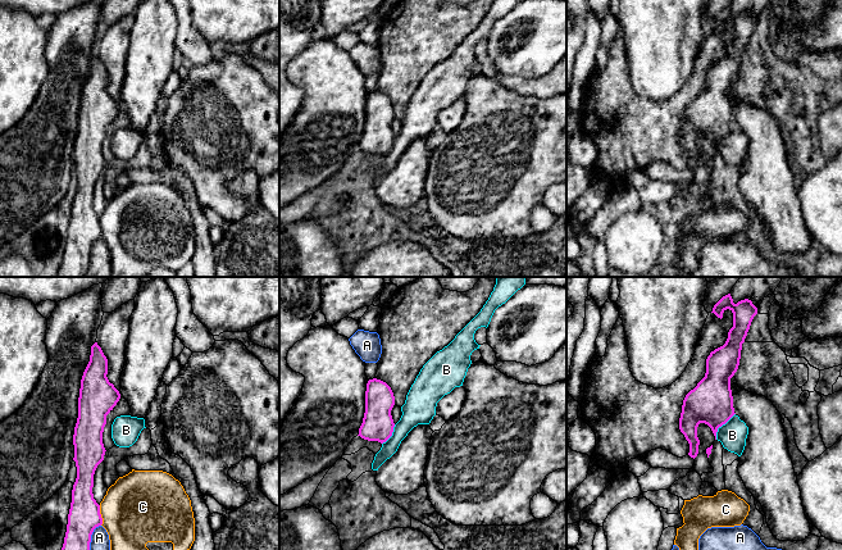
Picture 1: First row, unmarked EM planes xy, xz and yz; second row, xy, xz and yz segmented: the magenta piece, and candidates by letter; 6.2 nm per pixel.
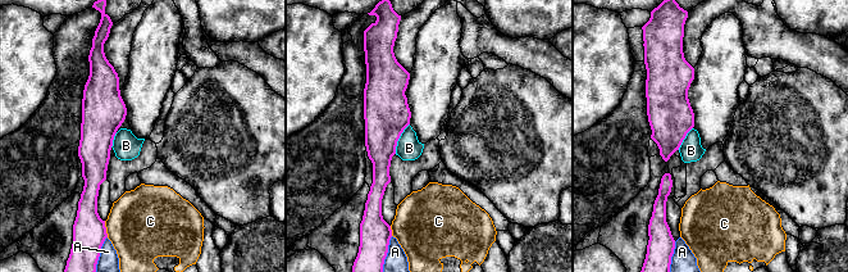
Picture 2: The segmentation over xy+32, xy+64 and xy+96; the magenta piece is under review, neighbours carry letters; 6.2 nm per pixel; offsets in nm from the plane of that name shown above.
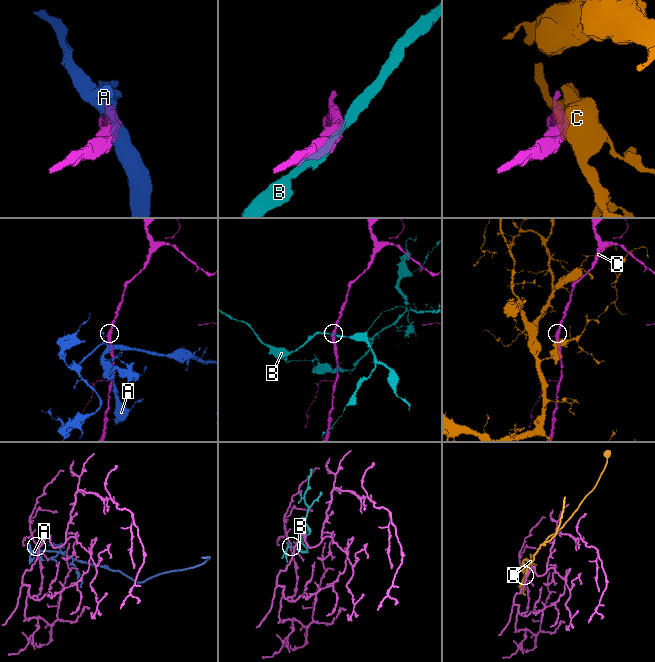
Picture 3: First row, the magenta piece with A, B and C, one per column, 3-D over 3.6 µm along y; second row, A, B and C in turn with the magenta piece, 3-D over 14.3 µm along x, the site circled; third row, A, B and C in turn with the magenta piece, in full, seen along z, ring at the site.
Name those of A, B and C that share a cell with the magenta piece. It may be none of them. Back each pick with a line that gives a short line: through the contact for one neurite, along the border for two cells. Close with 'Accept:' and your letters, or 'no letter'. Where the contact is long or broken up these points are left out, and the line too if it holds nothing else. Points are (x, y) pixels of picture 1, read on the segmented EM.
Accept: B

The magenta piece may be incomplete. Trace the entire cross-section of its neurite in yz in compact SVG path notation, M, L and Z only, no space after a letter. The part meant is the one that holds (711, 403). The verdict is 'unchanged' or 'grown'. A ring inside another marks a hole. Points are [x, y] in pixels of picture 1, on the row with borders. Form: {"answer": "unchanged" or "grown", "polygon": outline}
{"answer": "unchanged", "polygon": "M728 294L714 305L711 313L722 319L727 309L733 313L733 327L728 332L728 338L723 346L710 353L705 377L686 395L682 405L679 429L689 444L688 455L693 459L698 454L698 424L707 424L716 440L718 428L736 414L731 378L738 369L742 344L757 308L748 299L734 304Z"}

